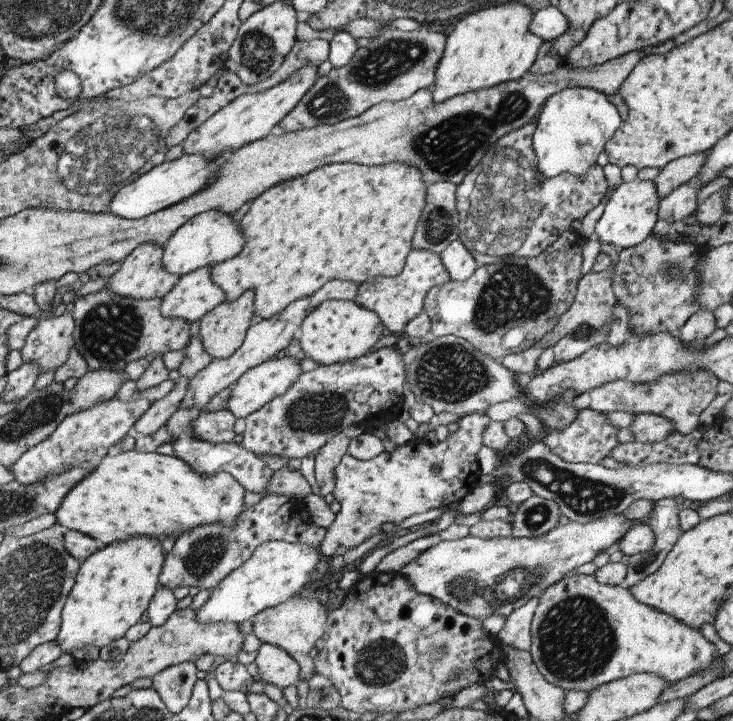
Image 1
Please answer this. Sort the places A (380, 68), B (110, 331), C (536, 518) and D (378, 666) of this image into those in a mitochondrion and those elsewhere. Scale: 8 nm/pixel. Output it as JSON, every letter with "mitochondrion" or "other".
{"A":"mitochondrion","B":"mitochondrion","C":"mitochondrion","D":"mitochondrion"}

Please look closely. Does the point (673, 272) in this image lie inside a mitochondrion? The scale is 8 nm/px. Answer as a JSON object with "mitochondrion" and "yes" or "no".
{"mitochondrion":"yes"}

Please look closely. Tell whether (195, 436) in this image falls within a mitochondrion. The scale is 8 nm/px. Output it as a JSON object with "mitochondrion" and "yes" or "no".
{"mitochondrion":"no"}

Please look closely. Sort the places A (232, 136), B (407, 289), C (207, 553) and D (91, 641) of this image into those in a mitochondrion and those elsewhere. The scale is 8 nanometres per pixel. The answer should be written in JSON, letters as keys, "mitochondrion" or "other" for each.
{"A":"other","B":"other","C":"mitochondrion","D":"other"}

